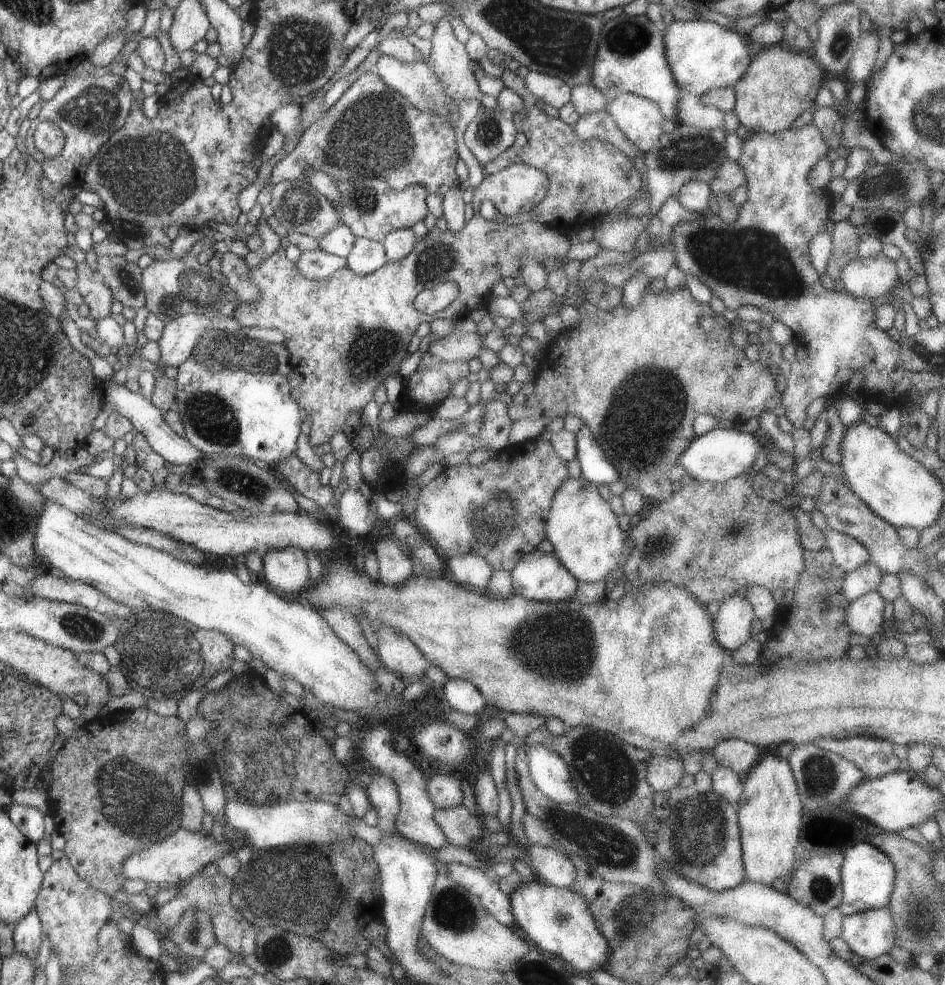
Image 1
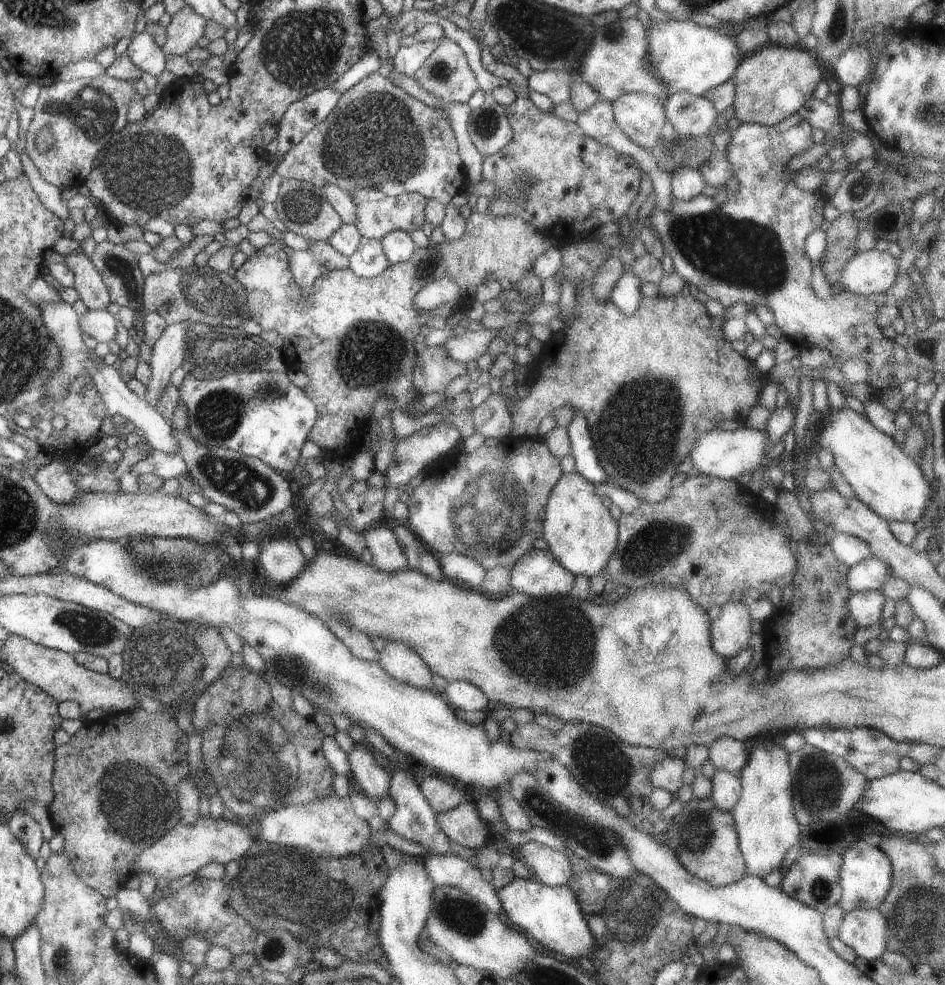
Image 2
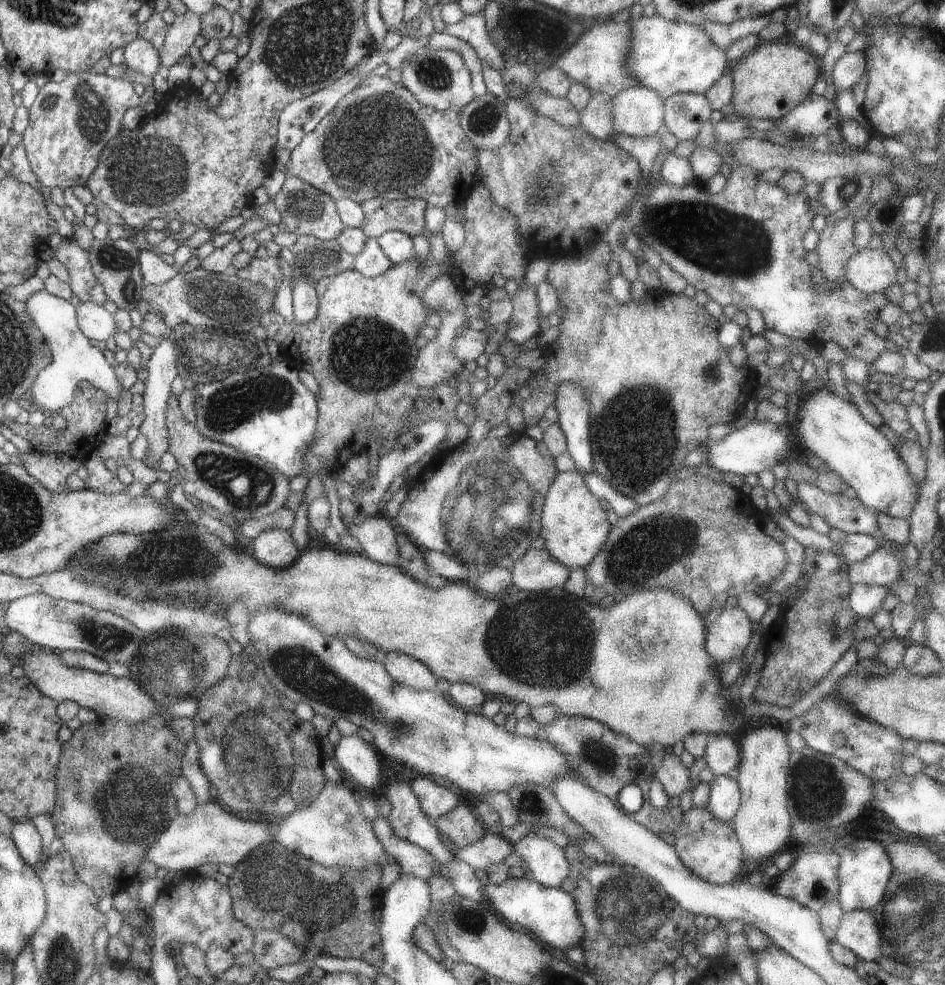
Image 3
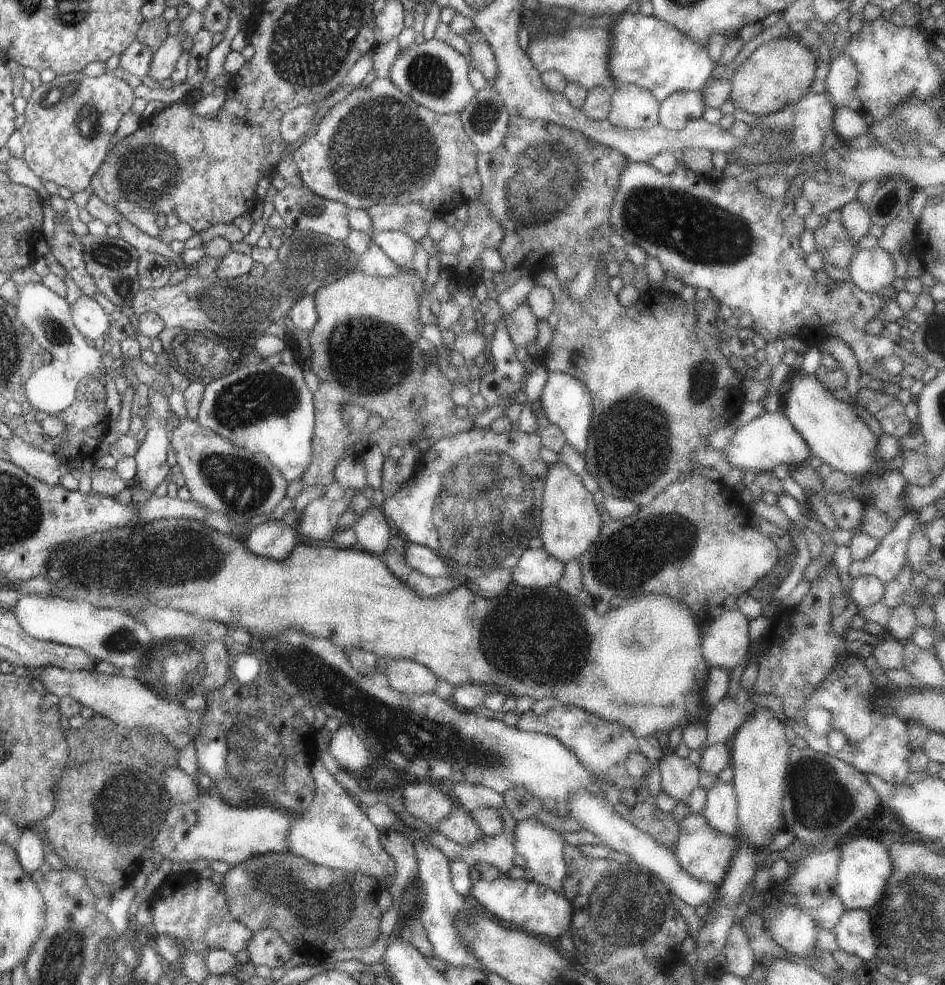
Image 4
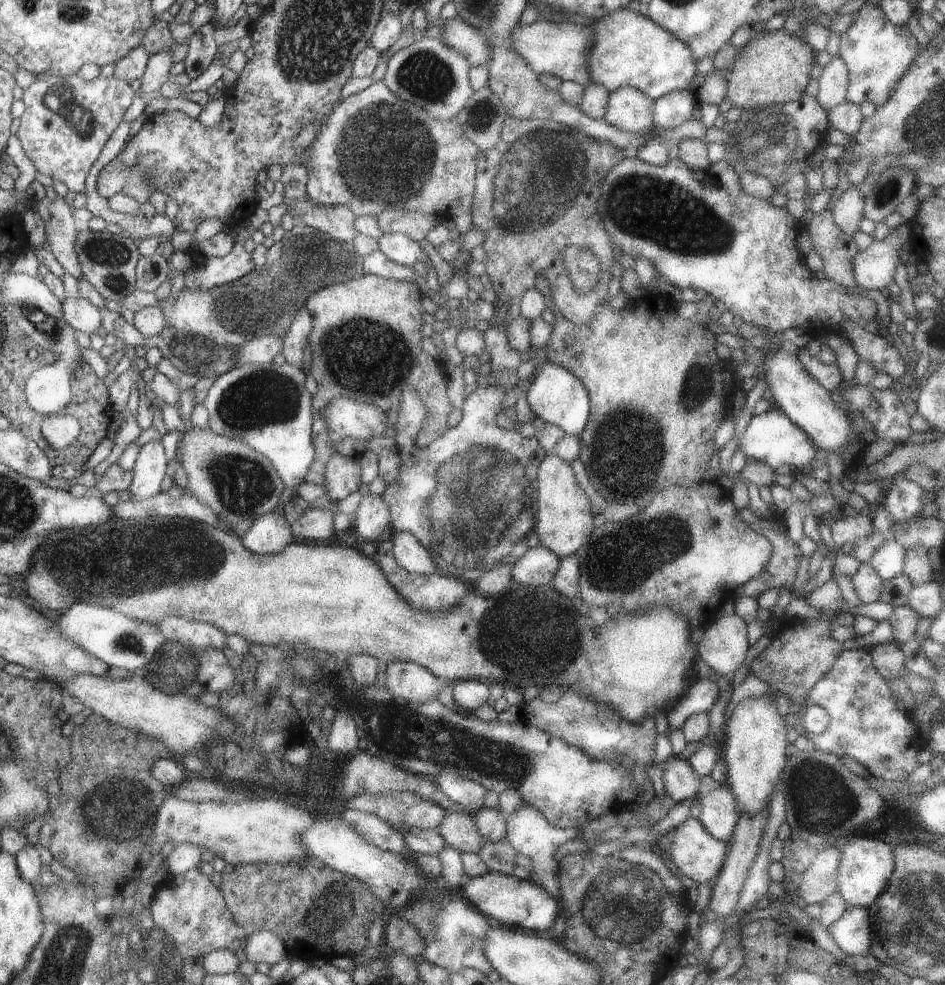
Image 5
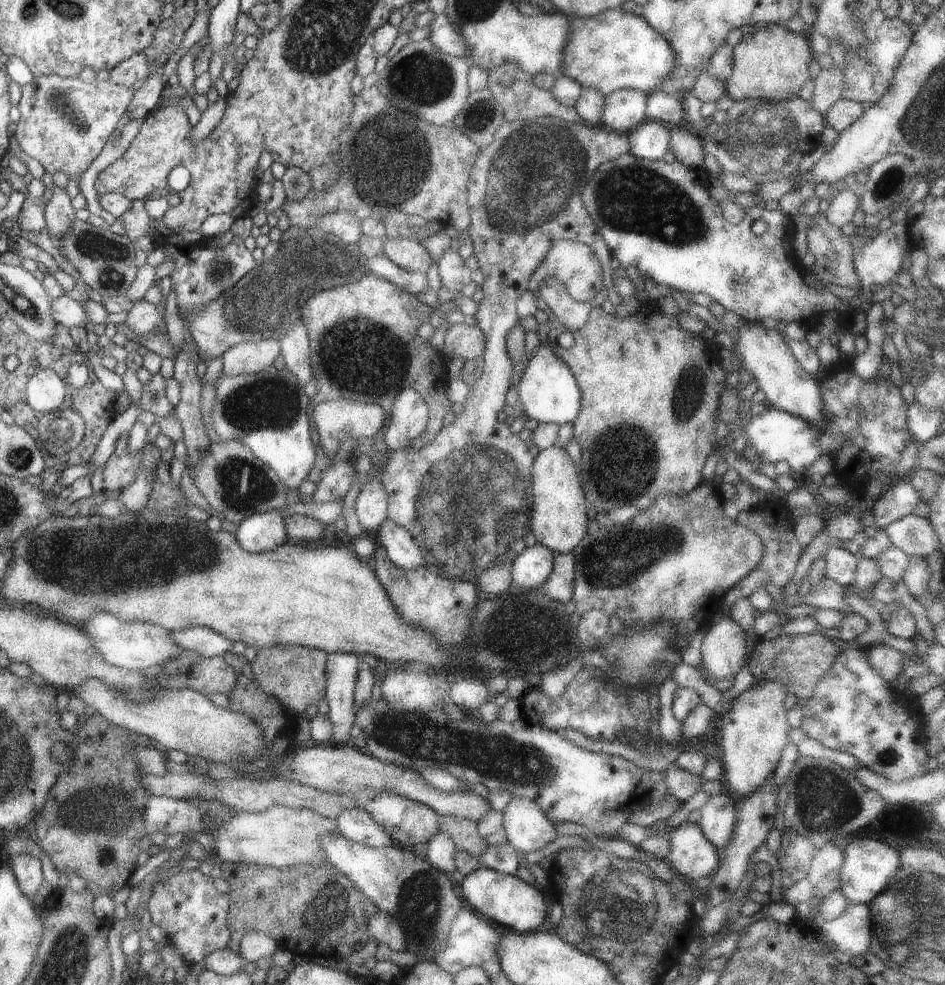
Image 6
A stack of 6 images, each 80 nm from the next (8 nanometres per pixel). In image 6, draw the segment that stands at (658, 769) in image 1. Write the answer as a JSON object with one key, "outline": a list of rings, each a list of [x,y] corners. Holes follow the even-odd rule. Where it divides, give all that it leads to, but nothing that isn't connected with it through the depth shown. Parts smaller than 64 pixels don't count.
{"outline":[[[671,764],[666,770],[665,782],[667,783],[669,798],[684,804],[696,792],[701,790],[704,778],[690,774],[688,770],[684,770],[676,764]]]}

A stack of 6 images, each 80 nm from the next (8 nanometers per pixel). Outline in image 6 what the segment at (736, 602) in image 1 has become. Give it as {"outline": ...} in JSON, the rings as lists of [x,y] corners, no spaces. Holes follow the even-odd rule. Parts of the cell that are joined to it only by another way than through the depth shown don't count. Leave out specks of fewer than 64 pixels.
{"outline":[[[724,612],[708,625],[702,640],[704,670],[718,680],[731,679],[744,665],[747,658],[746,633],[738,622]]]}

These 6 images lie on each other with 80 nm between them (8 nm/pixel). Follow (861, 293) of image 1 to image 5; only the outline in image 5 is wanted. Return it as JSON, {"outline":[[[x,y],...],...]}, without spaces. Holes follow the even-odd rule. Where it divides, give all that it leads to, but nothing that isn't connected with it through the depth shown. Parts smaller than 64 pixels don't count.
{"outline":[[[895,229],[884,240],[874,241],[866,250],[859,250],[853,259],[853,272],[864,290],[886,292],[899,265],[900,246],[907,241],[907,231]]]}

